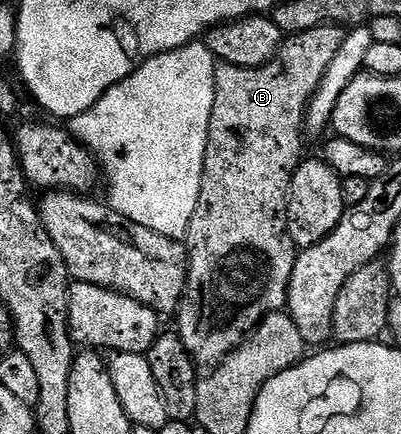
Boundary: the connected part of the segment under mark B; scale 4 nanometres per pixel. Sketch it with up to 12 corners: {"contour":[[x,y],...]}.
{"contour":[[347,34],[218,62],[176,334],[212,369],[289,301],[289,183]]}

